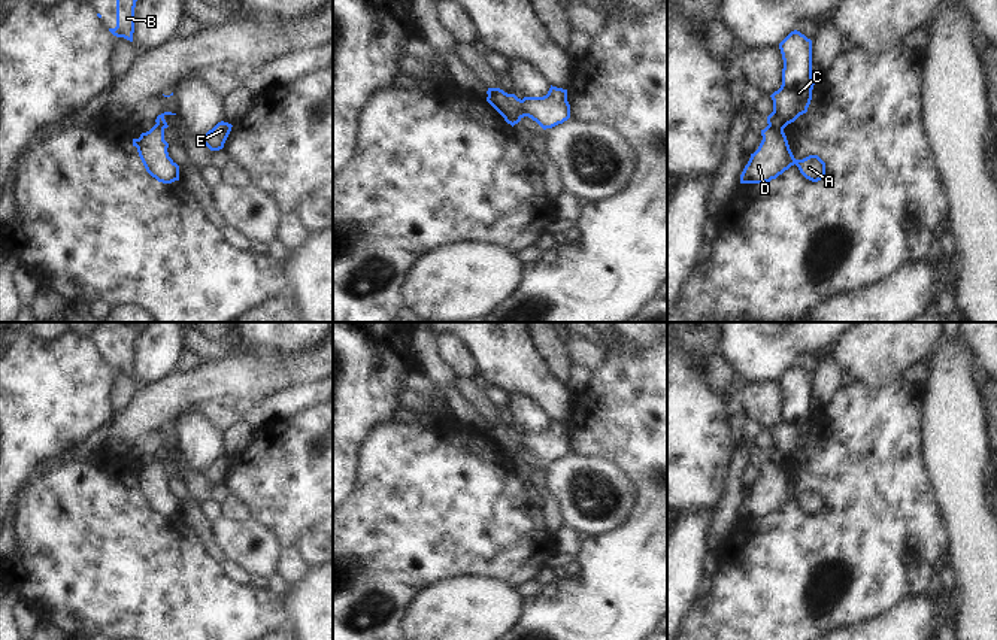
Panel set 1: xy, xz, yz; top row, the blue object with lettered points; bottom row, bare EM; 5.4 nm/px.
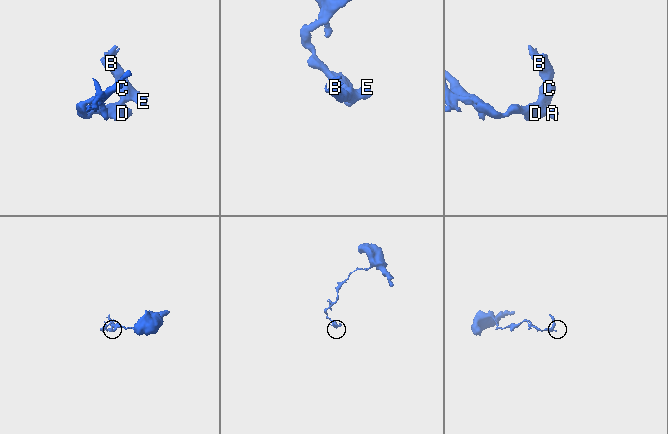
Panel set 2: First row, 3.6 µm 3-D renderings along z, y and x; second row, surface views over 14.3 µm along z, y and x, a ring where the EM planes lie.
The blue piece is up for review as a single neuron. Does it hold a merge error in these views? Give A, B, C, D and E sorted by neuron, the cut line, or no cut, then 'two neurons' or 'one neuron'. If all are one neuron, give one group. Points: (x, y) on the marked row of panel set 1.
groups A D / B C E; cut yz (769, 124), (782, 130); two neurons

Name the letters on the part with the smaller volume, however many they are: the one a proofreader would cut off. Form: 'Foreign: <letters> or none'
Foreign: B, C, E.

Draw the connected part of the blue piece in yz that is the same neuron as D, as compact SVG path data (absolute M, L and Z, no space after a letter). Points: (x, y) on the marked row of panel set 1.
M767 125L761 130L763 140L758 149L751 154L748 164L740 175L740 183L766 183L776 179L791 166L797 166L800 173L818 182L825 175L825 163L818 155L796 160L784 130Z

